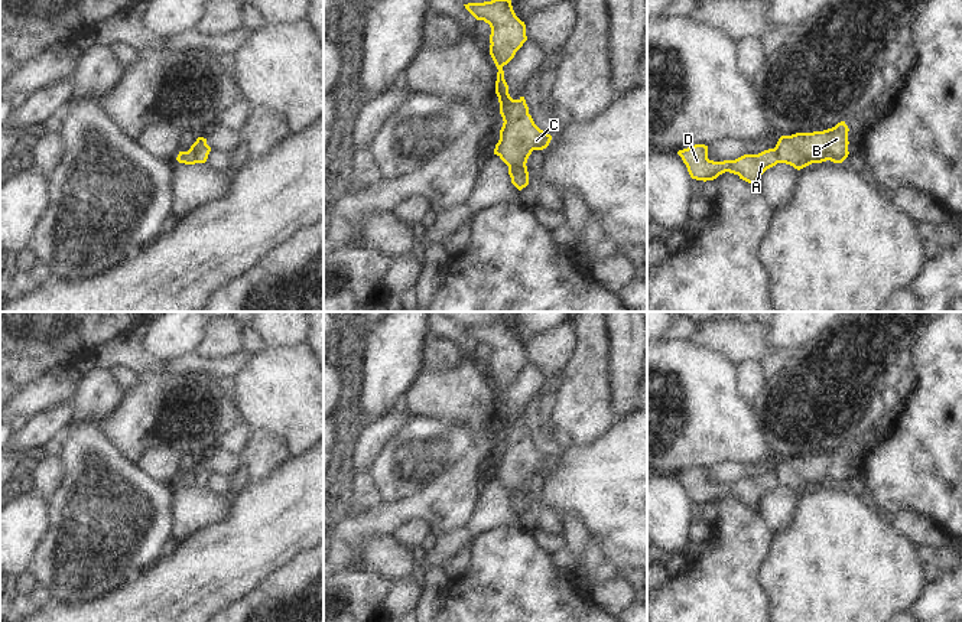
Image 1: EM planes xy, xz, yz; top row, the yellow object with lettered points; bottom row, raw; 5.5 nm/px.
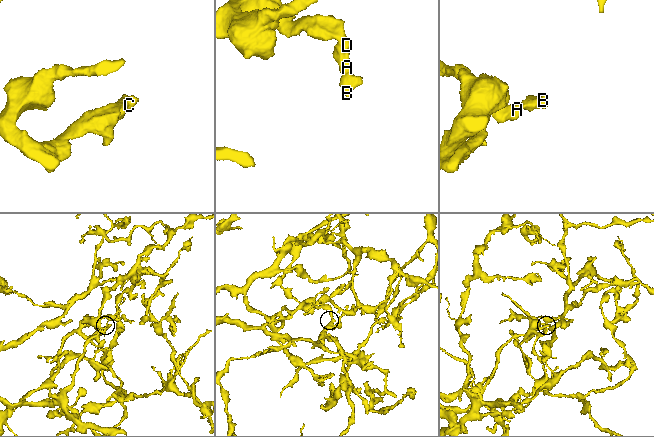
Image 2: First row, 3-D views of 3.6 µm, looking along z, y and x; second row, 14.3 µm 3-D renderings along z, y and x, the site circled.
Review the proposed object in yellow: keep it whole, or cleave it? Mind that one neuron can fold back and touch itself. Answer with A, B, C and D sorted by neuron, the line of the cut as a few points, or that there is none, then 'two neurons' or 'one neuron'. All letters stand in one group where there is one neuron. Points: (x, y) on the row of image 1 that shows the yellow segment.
A B C D | no cut | one neuron

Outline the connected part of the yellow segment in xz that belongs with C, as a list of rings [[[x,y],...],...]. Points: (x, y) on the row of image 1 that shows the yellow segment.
[[[491,0],[464,6],[477,20],[484,20],[491,27],[490,55],[498,69],[495,94],[504,121],[494,154],[508,166],[511,183],[521,190],[529,185],[526,166],[529,156],[533,150],[546,149],[552,140],[550,134],[534,124],[524,97],[519,100],[510,97],[504,79],[503,66],[514,58],[527,40],[526,25],[516,16],[511,0]]]

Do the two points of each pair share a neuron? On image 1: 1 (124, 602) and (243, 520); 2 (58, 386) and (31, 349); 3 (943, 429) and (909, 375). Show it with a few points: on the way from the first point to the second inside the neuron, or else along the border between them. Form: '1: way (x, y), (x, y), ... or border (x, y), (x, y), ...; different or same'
1: way (155, 602), (162, 602), (214, 550); same
2: border (71, 364), (62, 368), (51, 368), (19, 390); different
3: border (910, 367), (916, 378), (916, 388), (902, 404); different

